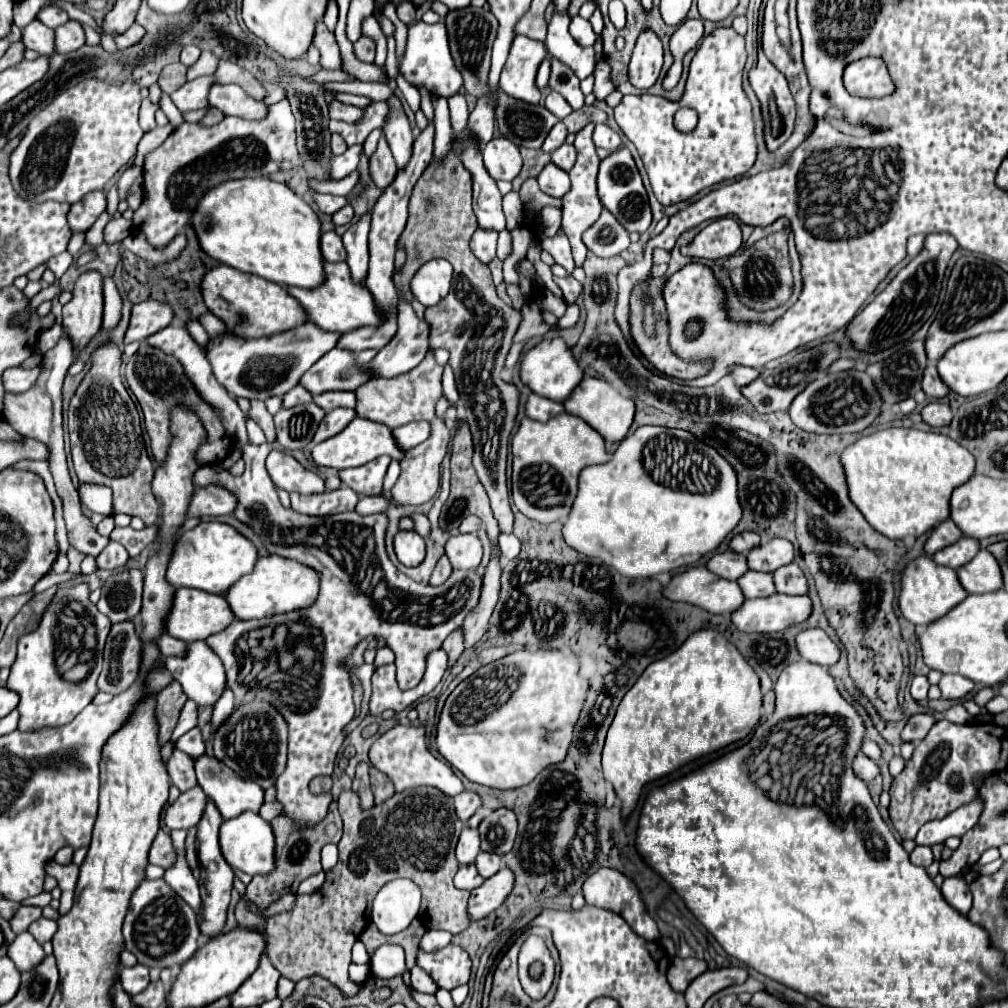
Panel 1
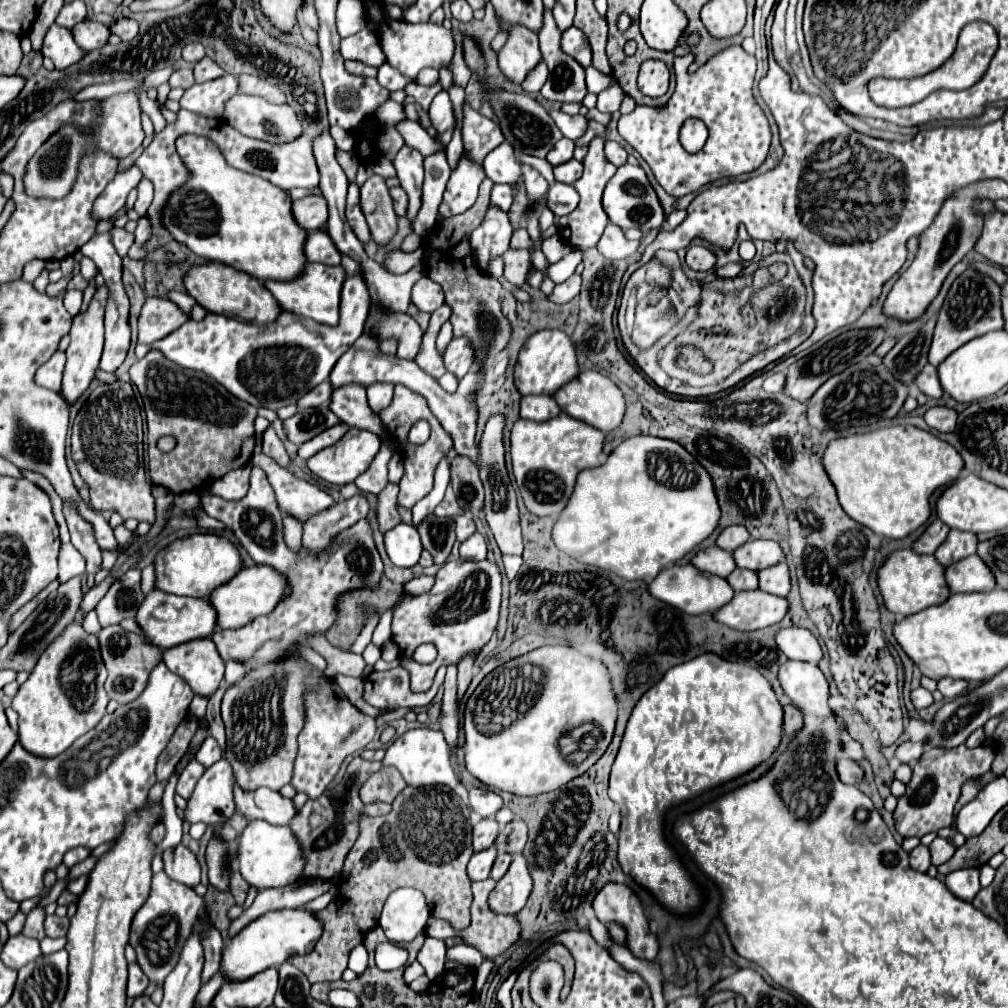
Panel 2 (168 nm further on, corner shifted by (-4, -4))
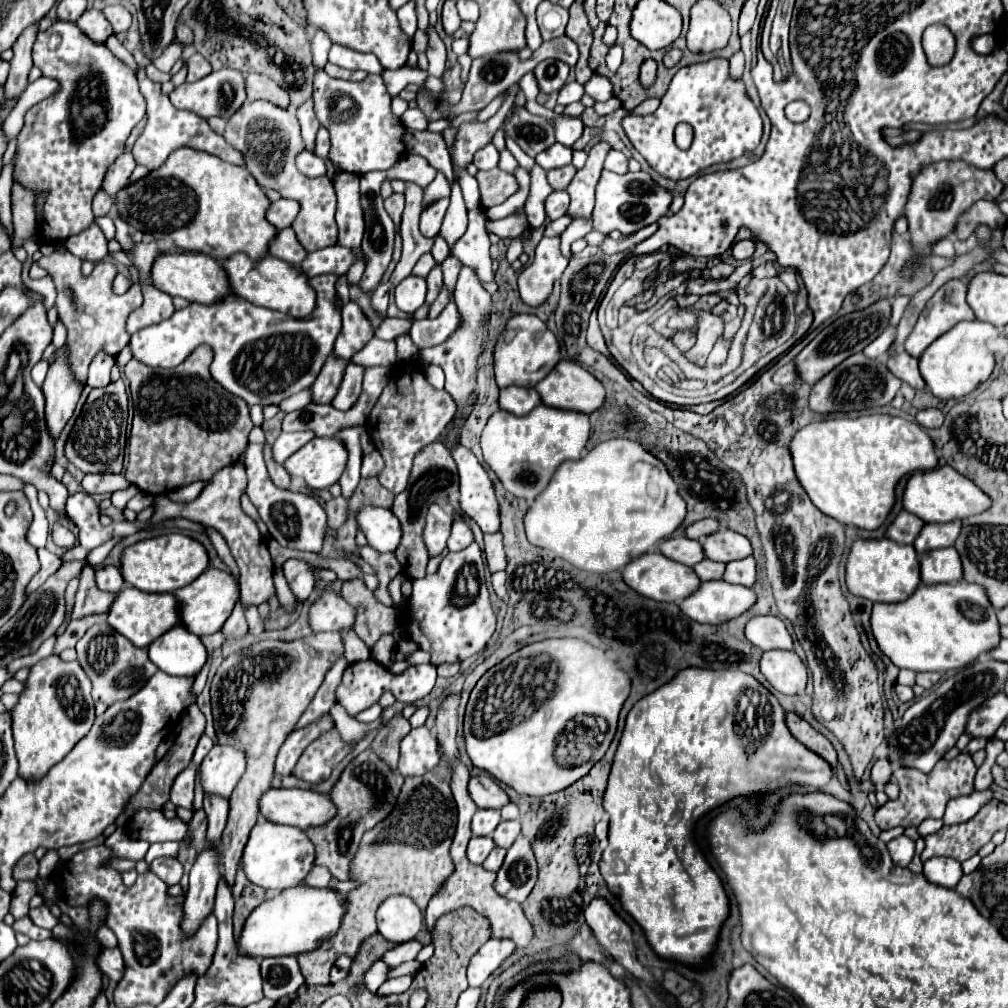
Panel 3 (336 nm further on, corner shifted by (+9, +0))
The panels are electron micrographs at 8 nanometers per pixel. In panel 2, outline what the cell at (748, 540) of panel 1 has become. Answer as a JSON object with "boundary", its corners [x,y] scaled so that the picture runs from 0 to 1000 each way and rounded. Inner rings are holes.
{"boundary":[[[725,520],[711,532],[711,542],[721,548],[727,548],[731,542],[735,542],[741,536],[743,536],[743,528],[739,524],[735,524],[733,520],[729,520],[729,522]]]}

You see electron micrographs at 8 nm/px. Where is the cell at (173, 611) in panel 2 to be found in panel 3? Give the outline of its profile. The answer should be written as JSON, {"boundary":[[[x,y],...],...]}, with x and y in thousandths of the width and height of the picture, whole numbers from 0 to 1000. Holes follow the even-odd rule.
{"boundary":[[[123,581],[109,603],[107,617],[133,641],[149,641],[155,633],[159,633],[159,629],[167,627],[179,617],[177,595],[171,589],[147,589],[147,587],[139,587],[137,583]]]}

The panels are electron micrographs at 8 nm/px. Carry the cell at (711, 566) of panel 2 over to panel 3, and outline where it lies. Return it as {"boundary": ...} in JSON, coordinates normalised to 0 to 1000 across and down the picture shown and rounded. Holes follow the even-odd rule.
{"boundary":[[[669,532],[669,534],[657,536],[655,548],[661,554],[675,558],[675,560],[681,560],[681,562],[690,562],[692,558],[696,558],[700,554],[696,540],[692,536],[685,536],[679,532]]]}

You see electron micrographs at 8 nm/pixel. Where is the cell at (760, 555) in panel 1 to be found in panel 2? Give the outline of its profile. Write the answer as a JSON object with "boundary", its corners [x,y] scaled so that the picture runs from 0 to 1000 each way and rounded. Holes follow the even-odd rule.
{"boundary":[[[743,536],[727,546],[727,554],[731,563],[757,565],[777,558],[777,546],[767,536]]]}

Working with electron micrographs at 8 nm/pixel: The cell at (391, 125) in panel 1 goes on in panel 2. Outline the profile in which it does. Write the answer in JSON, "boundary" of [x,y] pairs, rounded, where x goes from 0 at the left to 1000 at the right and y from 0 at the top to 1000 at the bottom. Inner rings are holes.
{"boundary":[[[400,145],[396,149],[396,153],[390,159],[390,165],[394,169],[394,177],[398,181],[398,187],[404,190],[406,194],[406,208],[404,208],[404,216],[406,220],[412,218],[416,206],[418,206],[418,185],[420,185],[420,155],[406,147]]]}

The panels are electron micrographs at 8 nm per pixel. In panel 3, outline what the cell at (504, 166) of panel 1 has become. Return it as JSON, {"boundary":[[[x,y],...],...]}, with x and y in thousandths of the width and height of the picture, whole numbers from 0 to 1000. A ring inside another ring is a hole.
{"boundary":[[[486,141],[482,143],[480,147],[476,147],[470,155],[470,165],[474,169],[488,169],[494,165],[494,157],[496,157],[496,151],[492,149],[492,145]]]}

